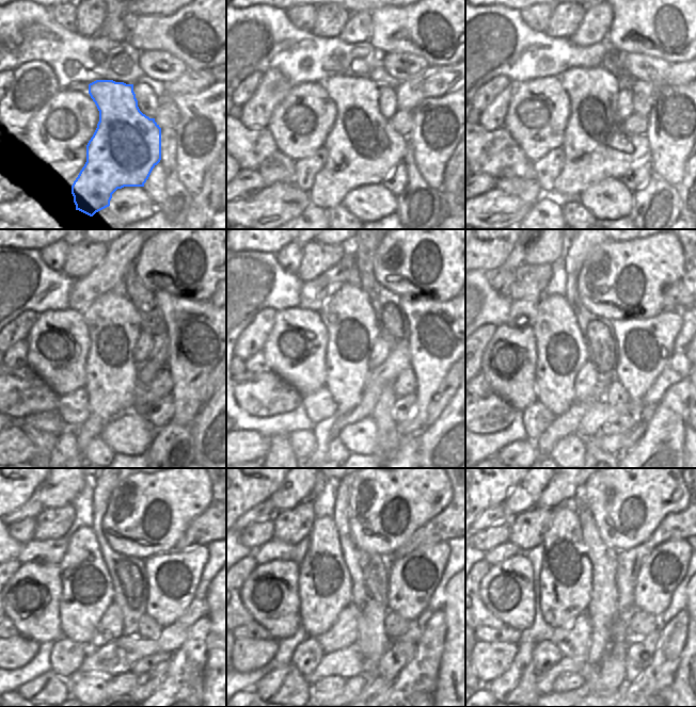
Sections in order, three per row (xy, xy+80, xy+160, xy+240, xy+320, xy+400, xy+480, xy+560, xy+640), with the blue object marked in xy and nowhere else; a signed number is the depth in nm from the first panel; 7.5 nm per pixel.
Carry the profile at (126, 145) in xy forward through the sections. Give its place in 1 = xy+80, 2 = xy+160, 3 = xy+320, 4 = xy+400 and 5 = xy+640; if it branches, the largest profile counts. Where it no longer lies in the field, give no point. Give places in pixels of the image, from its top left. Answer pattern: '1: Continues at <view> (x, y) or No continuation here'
1: Continues at xy+80 (363, 147)
2: Continues at xy+160 (596, 146)
3: Continues at xy+320 (348, 315)
4: Continues at xy+400 (562, 352)
5: Continues at xy+640 (566, 578)

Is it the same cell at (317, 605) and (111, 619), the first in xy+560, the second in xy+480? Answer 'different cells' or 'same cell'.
different cells

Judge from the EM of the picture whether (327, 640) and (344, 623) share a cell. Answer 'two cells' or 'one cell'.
one cell

